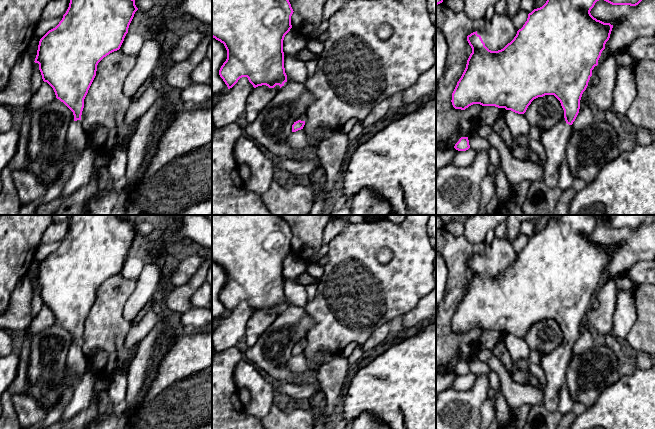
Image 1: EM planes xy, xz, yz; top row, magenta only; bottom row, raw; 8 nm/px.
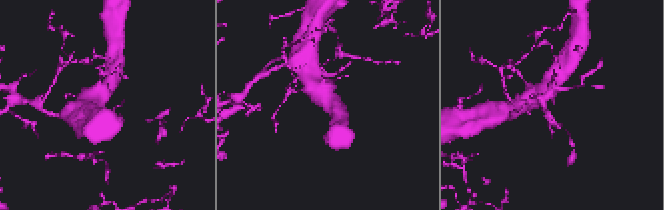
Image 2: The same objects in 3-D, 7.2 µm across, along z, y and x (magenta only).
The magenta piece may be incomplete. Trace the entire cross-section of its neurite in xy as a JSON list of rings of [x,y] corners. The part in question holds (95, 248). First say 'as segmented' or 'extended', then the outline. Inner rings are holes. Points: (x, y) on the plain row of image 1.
extended | [[[71,215],[68,220],[69,231],[62,244],[40,263],[34,286],[39,288],[43,305],[53,312],[56,322],[74,339],[66,359],[67,372],[72,379],[59,402],[48,409],[46,418],[22,429],[41,429],[58,422],[65,407],[73,398],[76,385],[88,372],[87,359],[81,345],[84,323],[96,300],[98,287],[110,277],[120,273],[134,238],[138,234],[135,229],[138,216],[140,215]]]

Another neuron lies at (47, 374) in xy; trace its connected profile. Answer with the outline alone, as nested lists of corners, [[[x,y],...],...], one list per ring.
[[[54,323],[31,337],[27,379],[30,387],[28,394],[37,399],[47,410],[56,405],[72,376],[67,372],[66,359],[73,336],[59,323]]]

